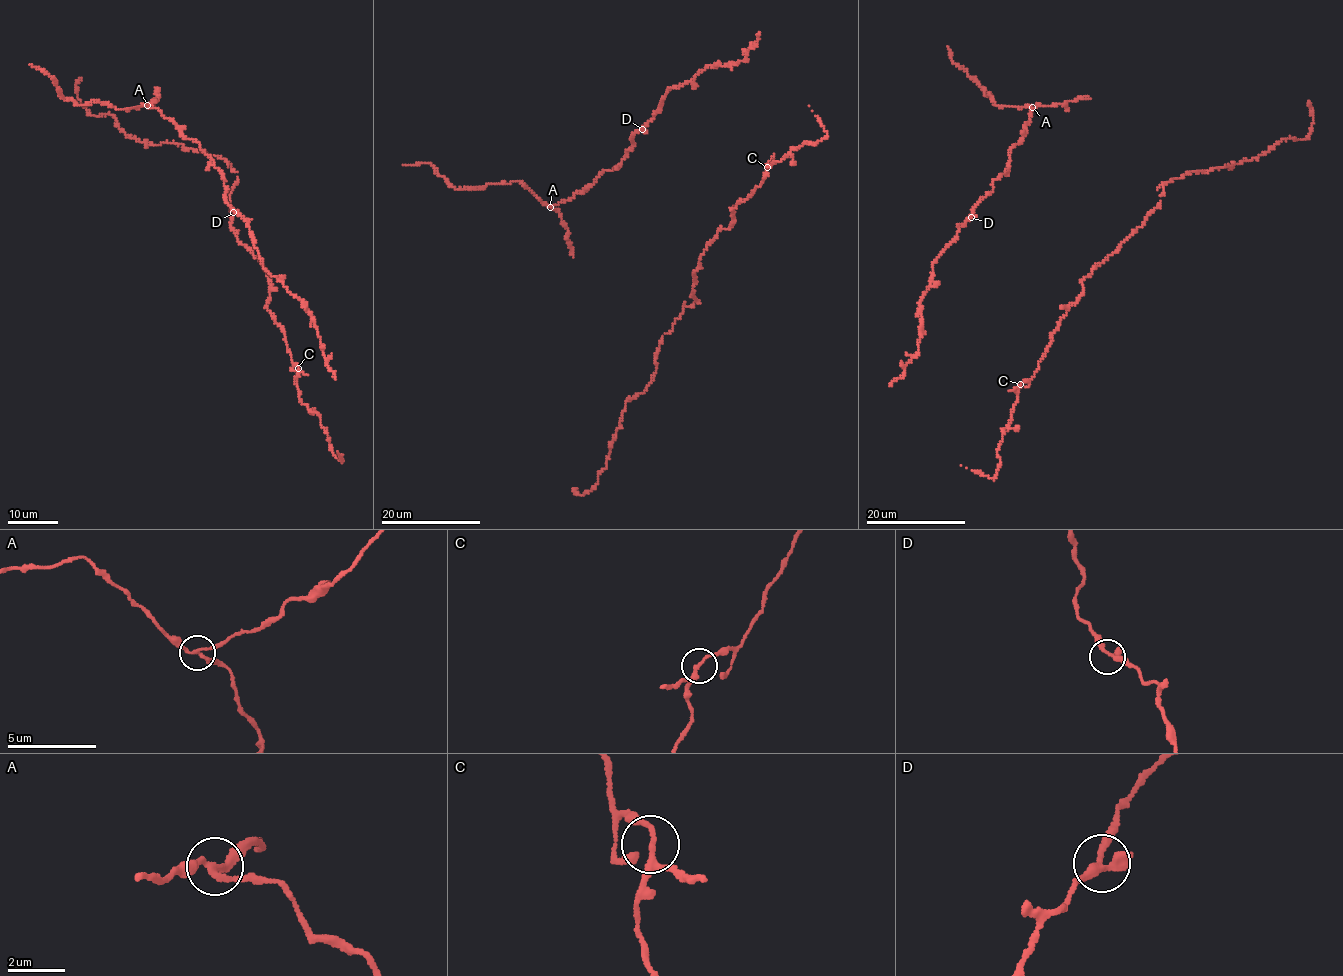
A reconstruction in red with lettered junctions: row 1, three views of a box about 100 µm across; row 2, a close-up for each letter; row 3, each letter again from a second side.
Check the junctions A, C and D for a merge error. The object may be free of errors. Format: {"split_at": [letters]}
{"split_at": ["A"]}

